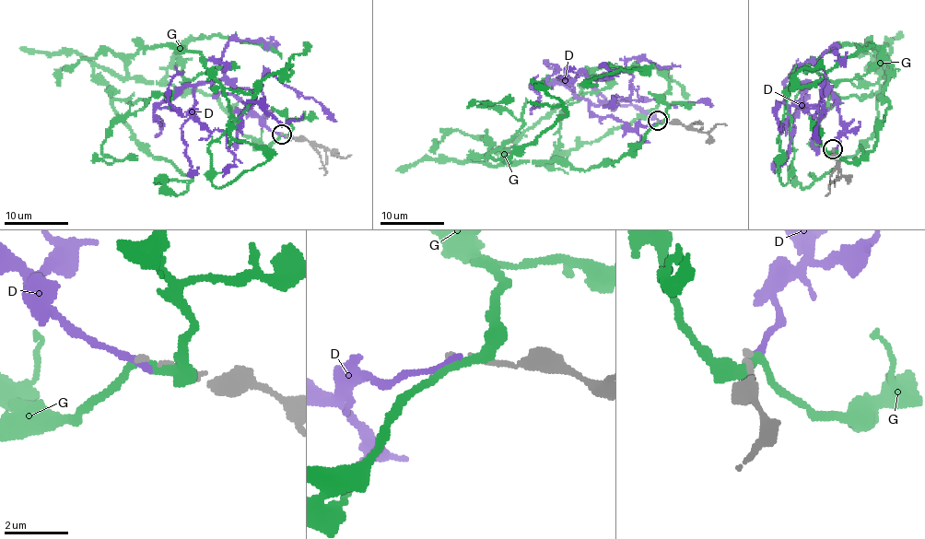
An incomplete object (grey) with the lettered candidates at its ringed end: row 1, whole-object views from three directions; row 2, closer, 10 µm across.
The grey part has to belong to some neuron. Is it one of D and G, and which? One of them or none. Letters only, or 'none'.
none

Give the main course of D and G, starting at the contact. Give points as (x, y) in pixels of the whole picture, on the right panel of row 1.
D: (834, 150), (844, 123), (837, 99), (812, 82), (790, 120), (795, 129), (789, 156), (775, 173)
G: (834, 152), (848, 161), (873, 150), (890, 107), (884, 60), (867, 45), (823, 52), (789, 83), (782, 184)

